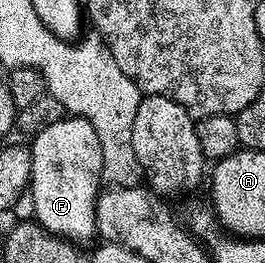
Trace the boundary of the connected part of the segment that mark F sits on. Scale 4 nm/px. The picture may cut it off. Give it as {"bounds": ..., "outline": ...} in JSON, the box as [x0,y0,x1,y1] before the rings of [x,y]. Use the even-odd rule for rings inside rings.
{"bounds":[30,117,102,241],"outline":[[[65,117],[54,121],[54,125],[46,125],[46,129],[42,129],[30,143],[32,152],[32,182],[30,184],[30,199],[32,195],[32,211],[35,222],[41,223],[45,229],[55,235],[61,235],[63,239],[69,241],[81,241],[80,239],[97,238],[96,233],[96,199],[102,190],[102,145],[98,145],[98,133],[94,129],[94,125],[90,125],[90,121],[78,119],[75,117]]]}

